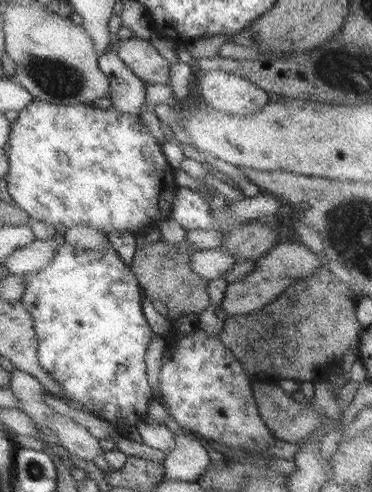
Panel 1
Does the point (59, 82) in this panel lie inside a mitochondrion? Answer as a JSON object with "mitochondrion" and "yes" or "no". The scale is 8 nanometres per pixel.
{"mitochondrion":"yes"}

